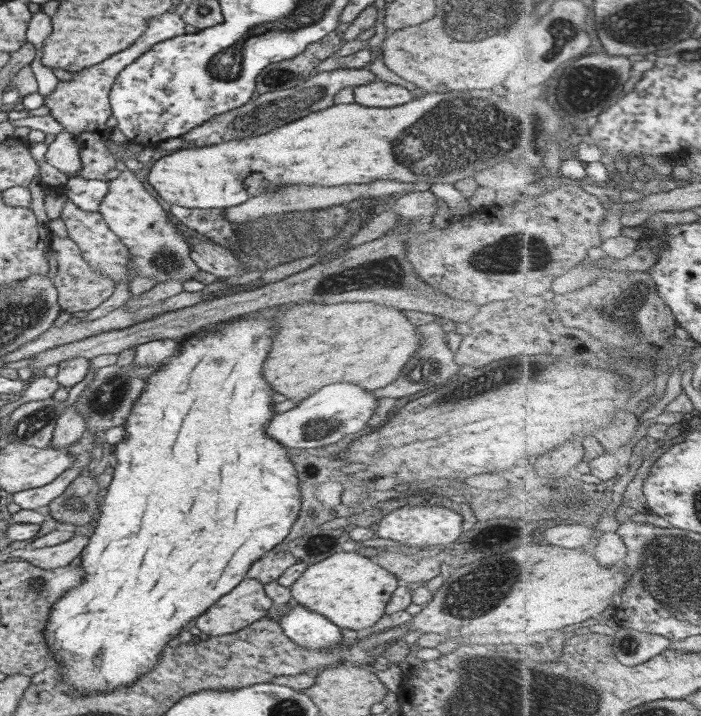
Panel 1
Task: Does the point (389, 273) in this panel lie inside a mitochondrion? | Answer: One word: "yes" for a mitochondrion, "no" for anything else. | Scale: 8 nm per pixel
yes

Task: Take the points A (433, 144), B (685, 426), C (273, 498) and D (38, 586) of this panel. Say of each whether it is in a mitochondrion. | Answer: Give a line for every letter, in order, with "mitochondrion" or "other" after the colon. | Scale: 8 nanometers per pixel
A: mitochondrion
B: other
C: other
D: mitochondrion

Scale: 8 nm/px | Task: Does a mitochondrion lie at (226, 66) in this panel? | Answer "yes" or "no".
yes

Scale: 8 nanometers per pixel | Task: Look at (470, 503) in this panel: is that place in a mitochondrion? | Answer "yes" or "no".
no

